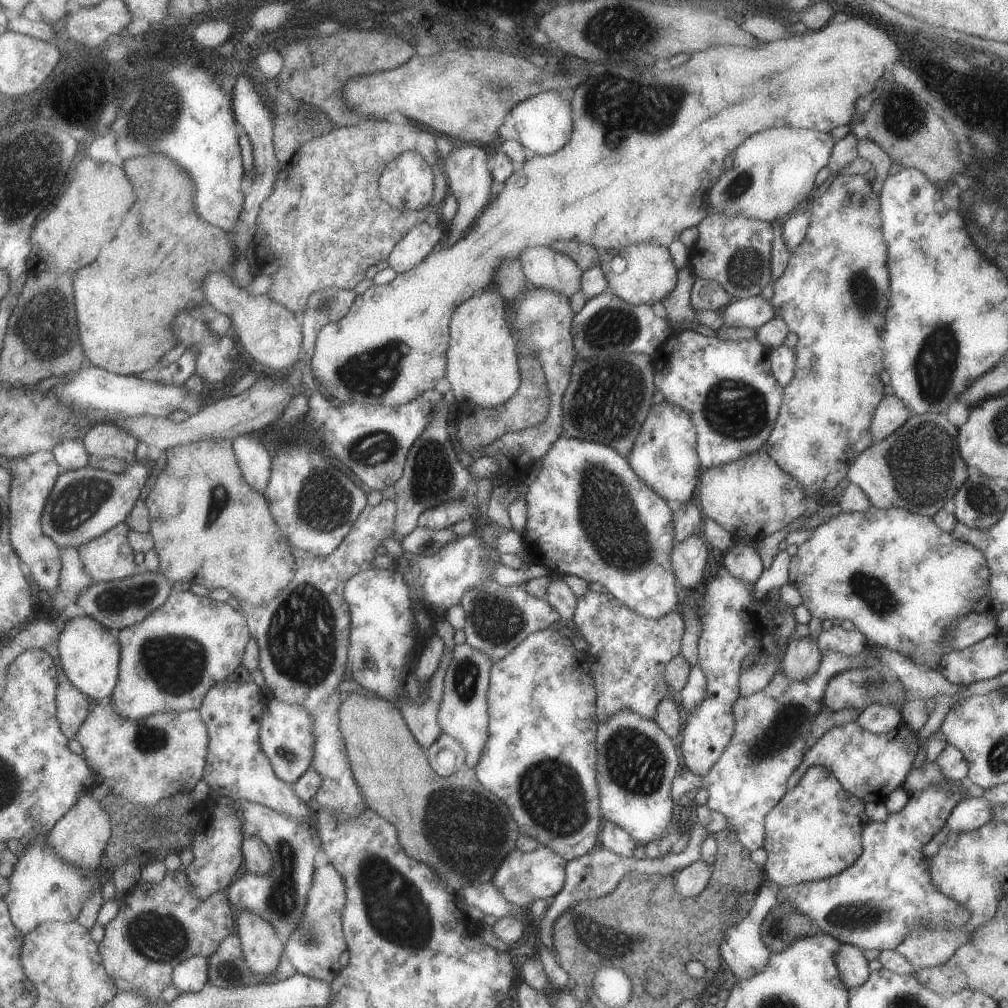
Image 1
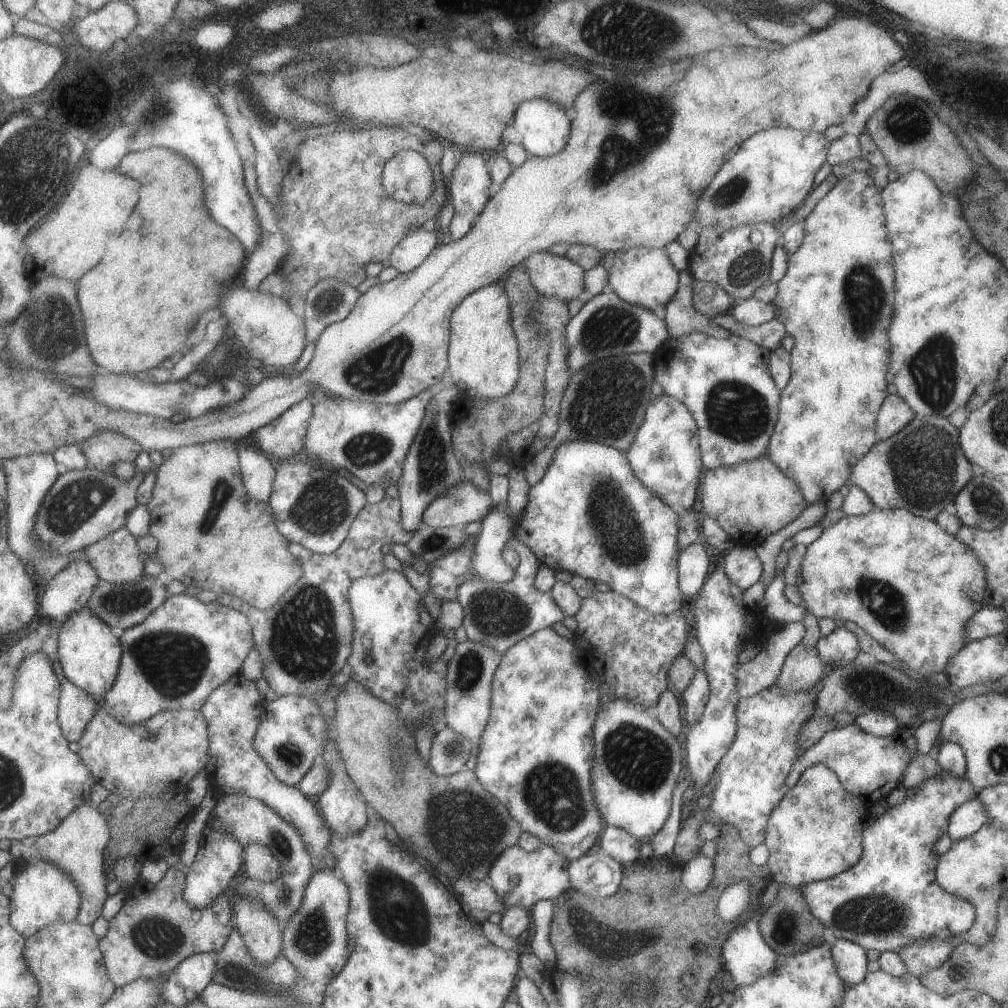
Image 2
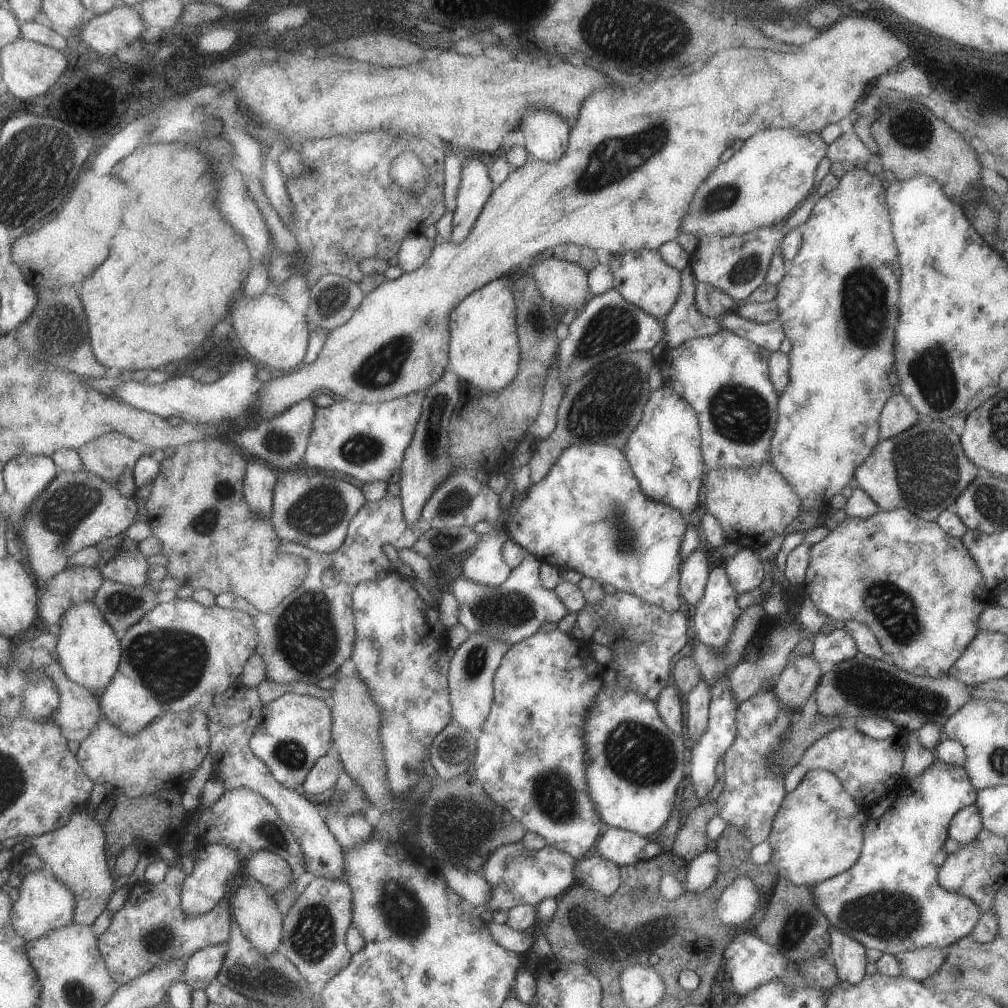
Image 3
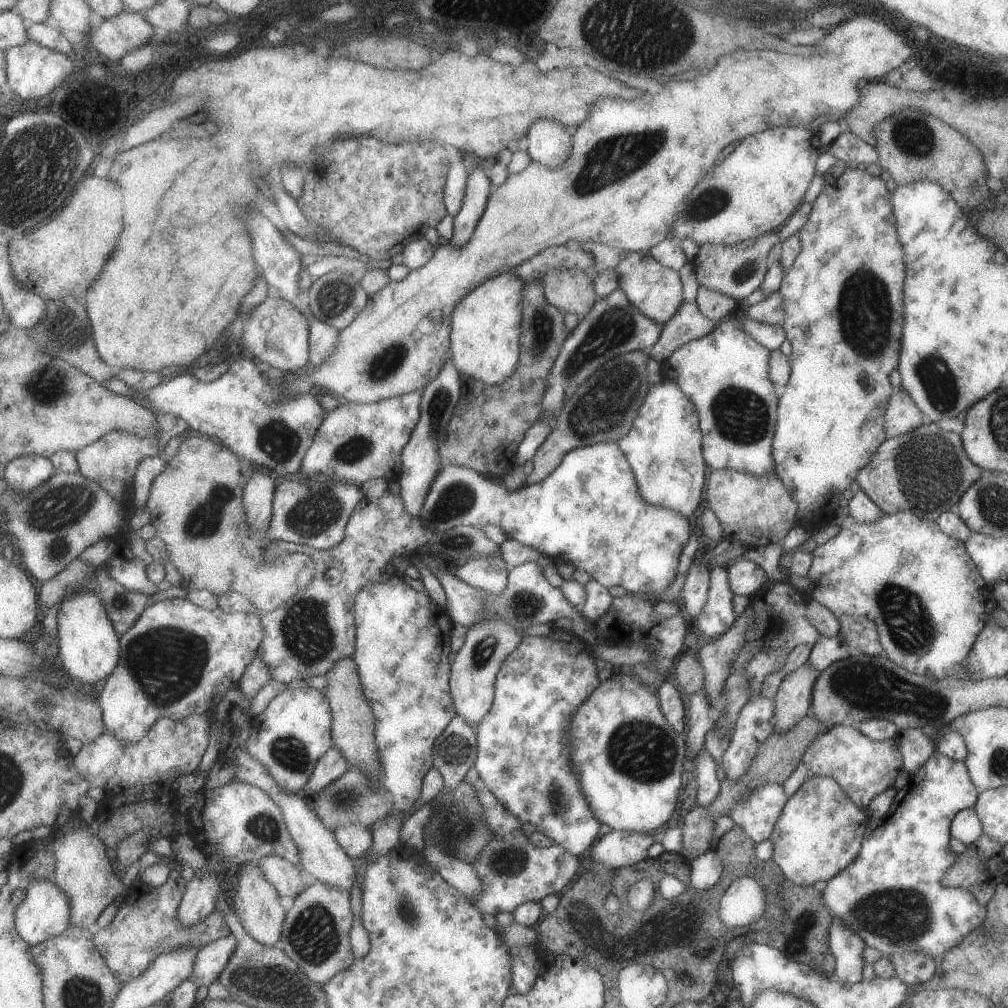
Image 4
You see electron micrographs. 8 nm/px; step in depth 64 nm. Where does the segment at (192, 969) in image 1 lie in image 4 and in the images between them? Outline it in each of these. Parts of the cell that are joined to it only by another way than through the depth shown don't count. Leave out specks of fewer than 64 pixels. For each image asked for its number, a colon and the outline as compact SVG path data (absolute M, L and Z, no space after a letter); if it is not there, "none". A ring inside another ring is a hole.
2: M205 952L205 954L191 956L175 970L179 984L189 994L197 994L197 996L203 994L205 988L215 982L213 978L217 970L217 958L219 958L219 952Z
3: M217 944L211 948L203 948L203 952L197 952L187 960L183 982L187 982L193 992L195 990L207 990L209 984L219 978L225 956L229 952L229 944Z
4: M231 932L229 938L223 938L223 940L207 944L199 952L197 968L195 968L195 974L193 974L191 980L195 980L199 986L209 988L215 980L221 978L227 964L235 956L237 948L239 948L239 938L233 932Z

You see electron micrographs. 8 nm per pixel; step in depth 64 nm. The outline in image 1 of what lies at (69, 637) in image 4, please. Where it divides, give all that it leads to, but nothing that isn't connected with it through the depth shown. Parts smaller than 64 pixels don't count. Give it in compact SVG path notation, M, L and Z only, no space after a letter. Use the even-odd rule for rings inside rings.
M81 616L67 622L67 628L61 636L61 660L63 670L67 672L71 682L95 704L101 704L115 696L115 690L119 688L121 680L123 648L119 644L119 638L115 638L111 630L99 620L93 620L91 616Z

